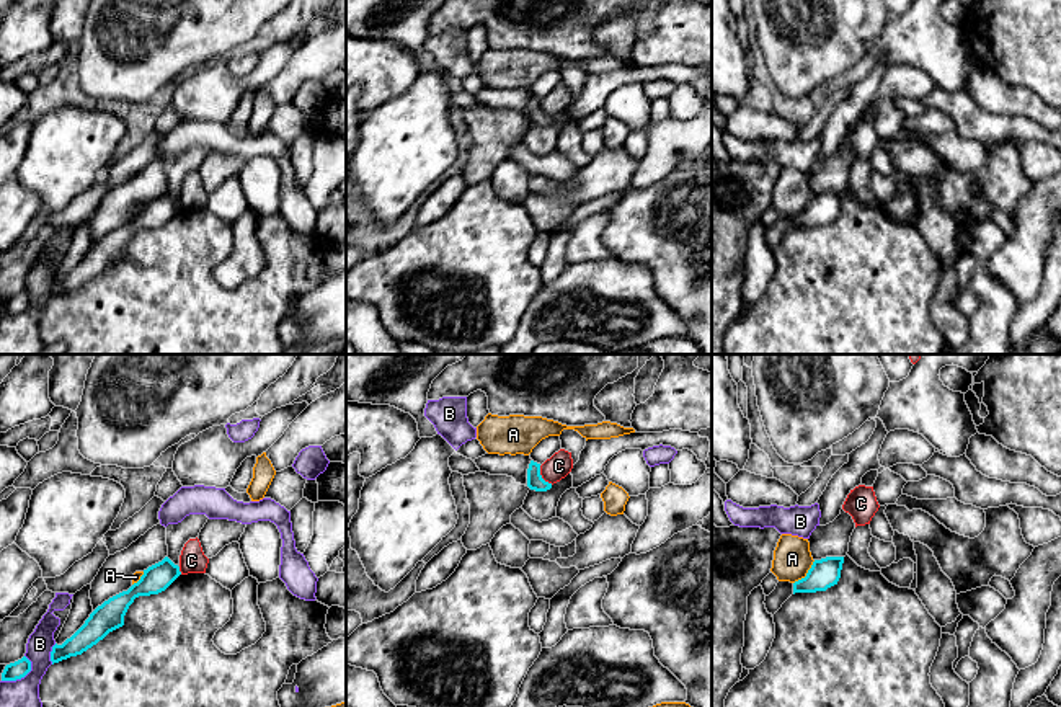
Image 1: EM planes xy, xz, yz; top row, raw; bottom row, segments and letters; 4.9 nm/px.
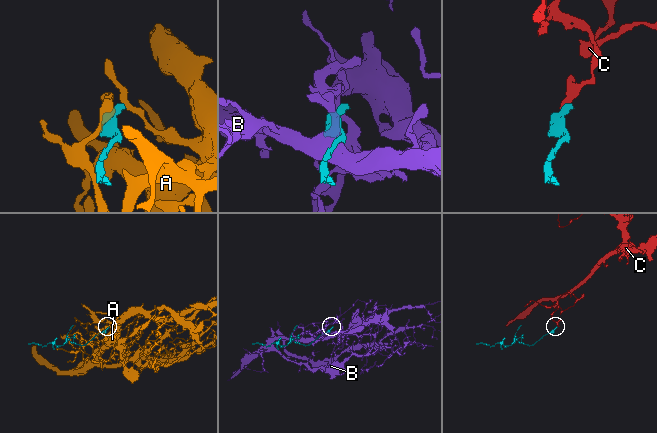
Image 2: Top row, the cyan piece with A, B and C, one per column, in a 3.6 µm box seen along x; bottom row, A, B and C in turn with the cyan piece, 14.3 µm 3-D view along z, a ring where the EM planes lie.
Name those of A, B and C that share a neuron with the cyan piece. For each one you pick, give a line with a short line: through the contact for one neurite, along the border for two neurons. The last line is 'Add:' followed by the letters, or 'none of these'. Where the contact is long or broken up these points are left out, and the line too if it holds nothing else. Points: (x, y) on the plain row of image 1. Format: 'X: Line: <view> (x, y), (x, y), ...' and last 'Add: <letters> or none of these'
Add: none of these

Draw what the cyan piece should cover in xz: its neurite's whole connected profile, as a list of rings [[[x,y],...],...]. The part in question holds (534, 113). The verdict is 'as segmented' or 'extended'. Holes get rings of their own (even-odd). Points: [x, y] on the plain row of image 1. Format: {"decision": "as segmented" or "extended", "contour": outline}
{"decision": "as segmented", "contour": [[[530,95],[527,103],[527,121],[535,126],[547,126],[552,122],[552,118],[545,116],[540,109],[540,98]]]}

